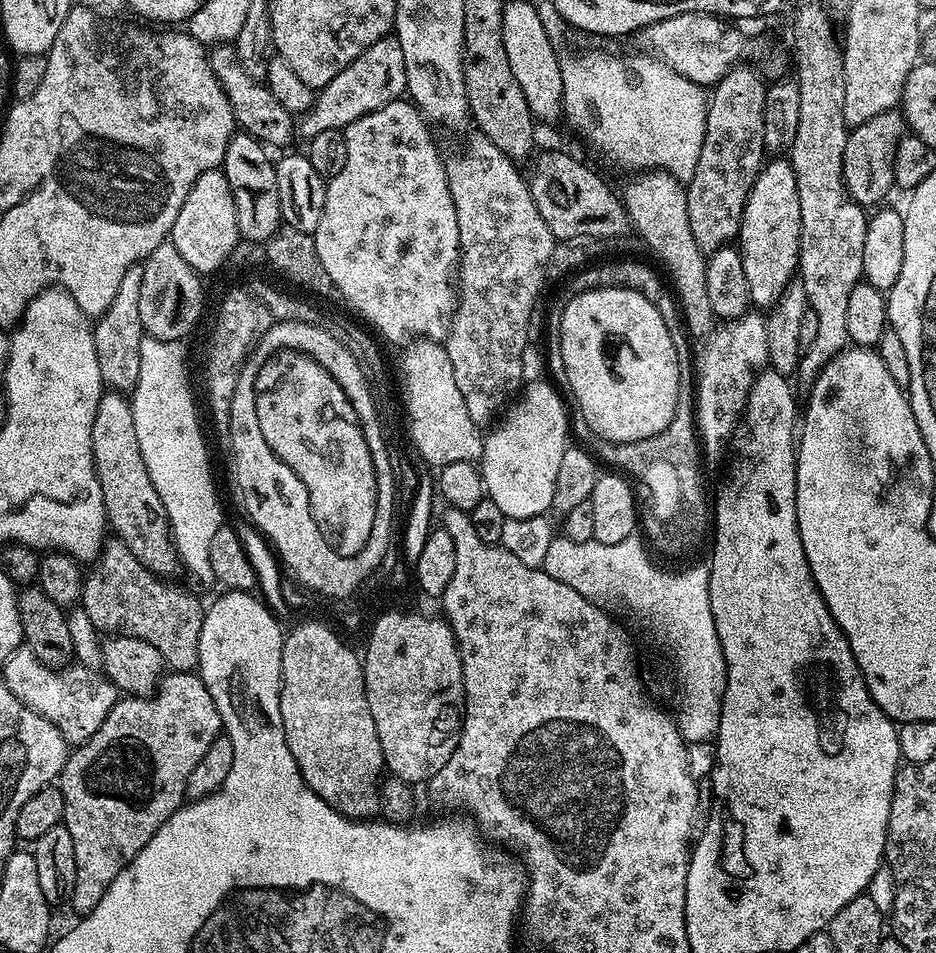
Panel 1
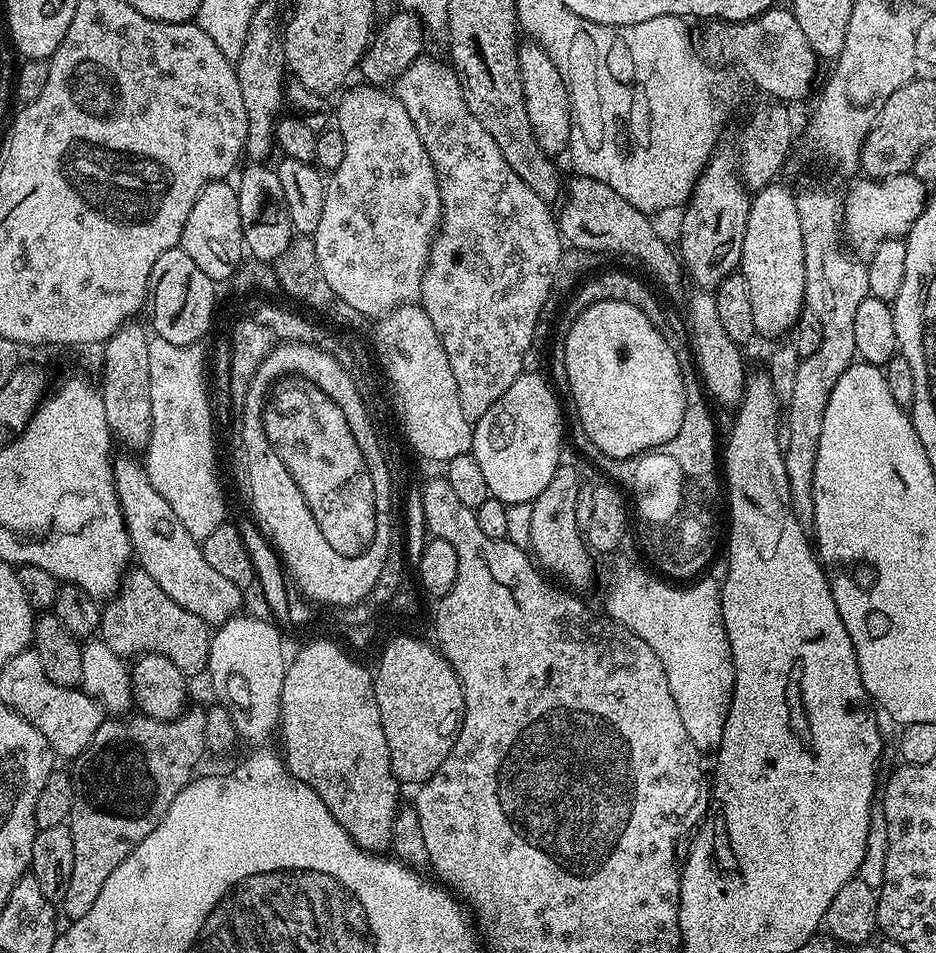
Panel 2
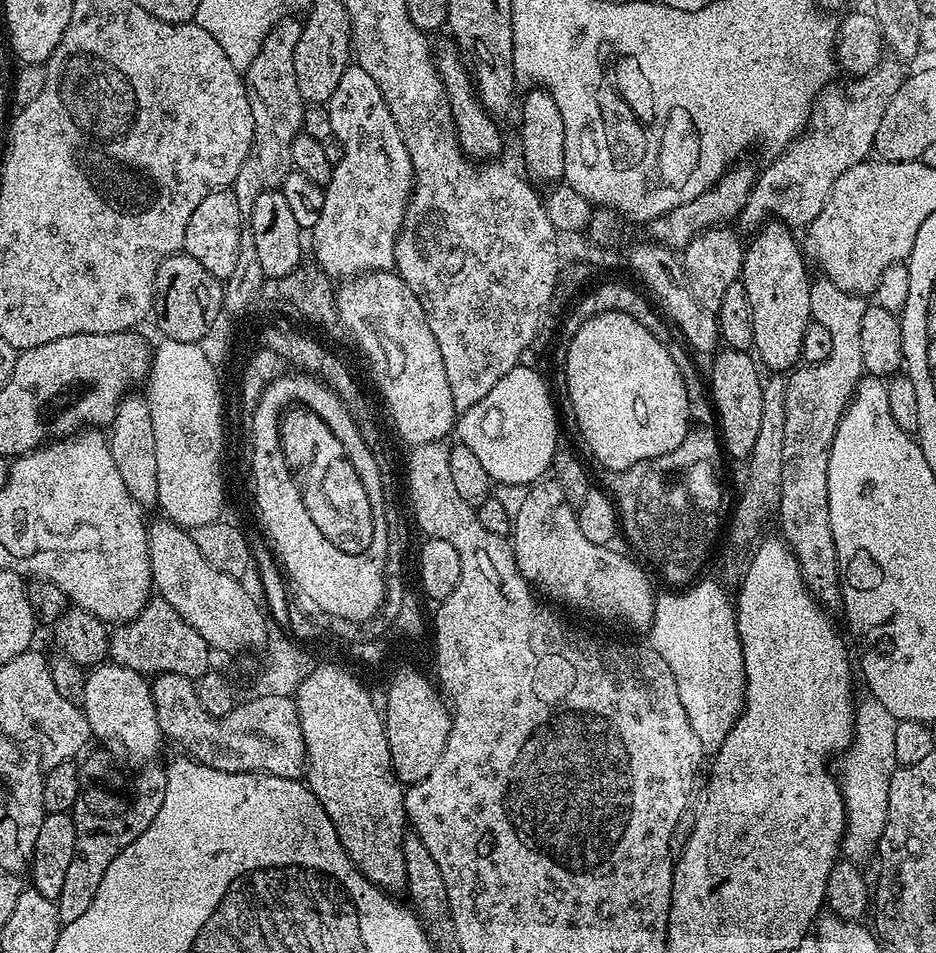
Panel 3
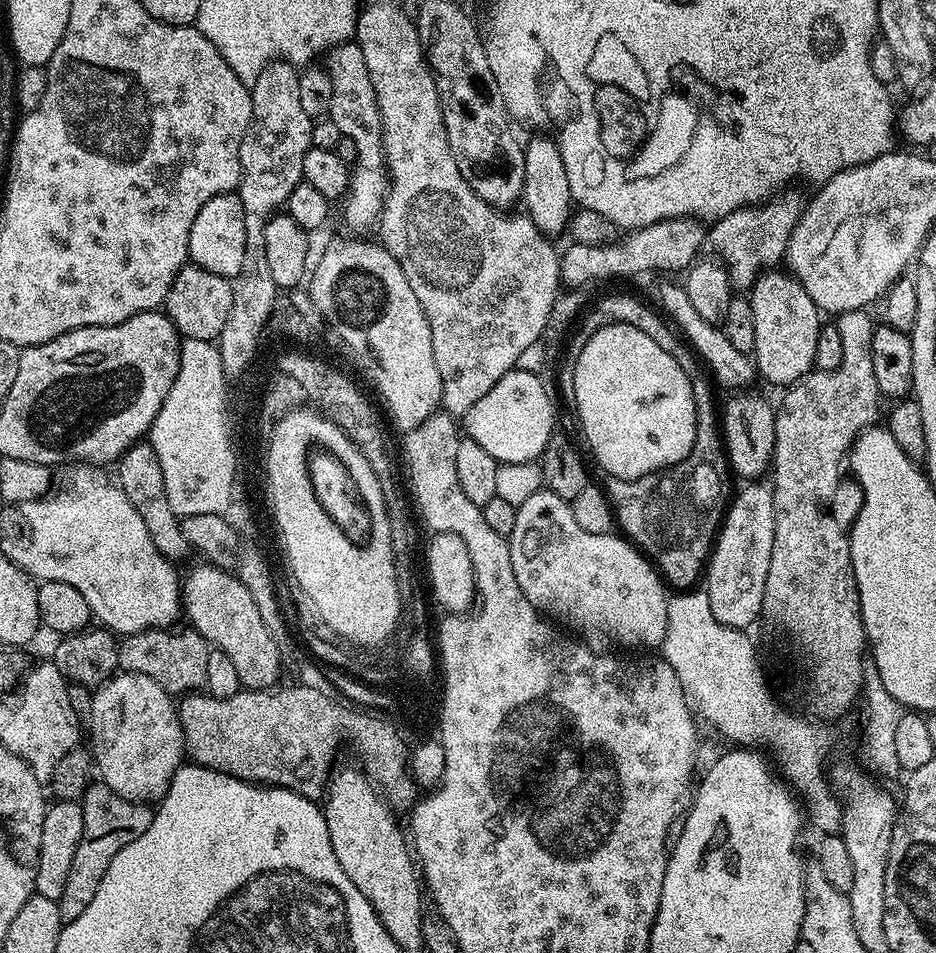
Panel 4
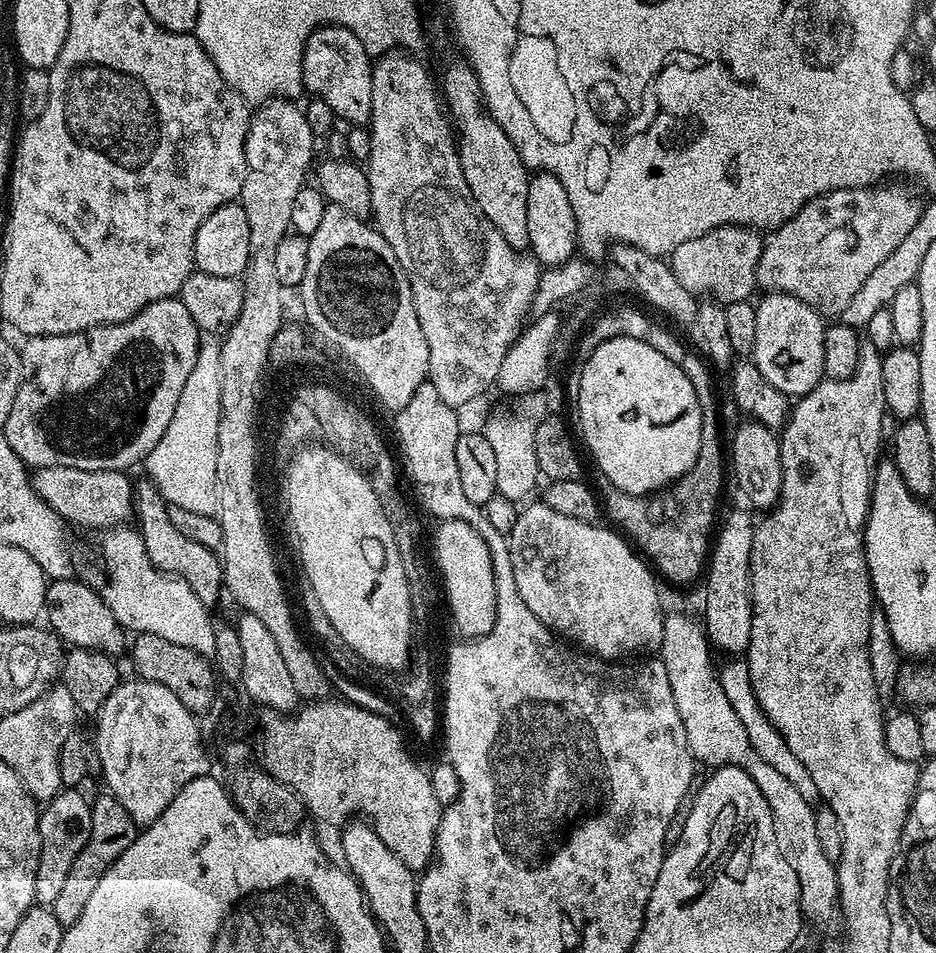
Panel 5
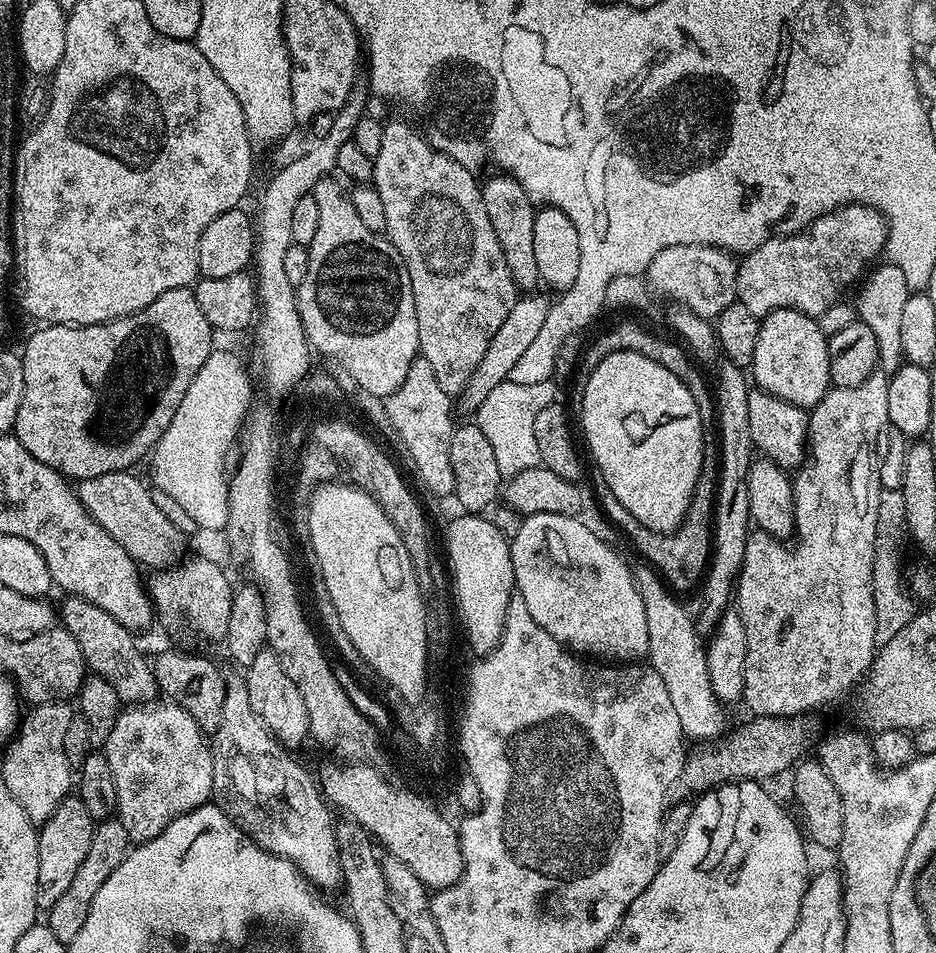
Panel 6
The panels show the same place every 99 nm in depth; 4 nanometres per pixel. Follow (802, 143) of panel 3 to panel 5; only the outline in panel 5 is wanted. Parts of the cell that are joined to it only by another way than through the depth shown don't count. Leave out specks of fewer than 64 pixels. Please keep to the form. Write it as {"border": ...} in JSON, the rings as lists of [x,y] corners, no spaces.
{"border":[[[727,224],[673,248],[670,265],[674,277],[686,290],[700,298],[715,298],[727,306],[749,299],[751,292],[757,291],[756,271],[763,249],[764,240],[759,231],[742,224]]]}

